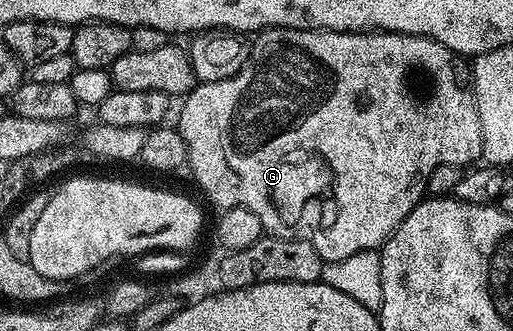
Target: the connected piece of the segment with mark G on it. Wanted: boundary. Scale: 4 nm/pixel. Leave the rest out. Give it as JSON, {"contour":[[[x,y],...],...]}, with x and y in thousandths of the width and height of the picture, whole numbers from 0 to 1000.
{"contour":[[[519,85],[499,100],[495,121],[501,124],[491,124],[485,184],[470,202],[466,224],[458,224],[450,236],[435,236],[427,248],[386,251],[376,275],[359,293],[357,311],[361,317],[353,326],[349,396],[357,429],[365,441],[365,465],[368,468],[365,486],[366,517],[376,517],[376,532],[384,541],[386,562],[400,577],[402,598],[423,625],[423,634],[441,628],[480,628],[489,634],[489,647],[503,653],[511,692],[522,710],[559,719],[561,725],[606,731],[606,743],[614,743],[614,755],[624,767],[628,785],[635,792],[659,785],[661,779],[684,779],[684,767],[700,767],[708,755],[741,752],[743,740],[756,725],[758,710],[786,671],[786,659],[793,659],[793,647],[801,647],[801,634],[809,634],[809,622],[830,601],[840,514],[848,514],[848,502],[864,502],[865,495],[914,502],[938,483],[942,417],[938,414],[930,302],[922,290],[918,205],[910,190],[908,172],[893,169],[889,157],[871,151],[871,139],[864,139],[830,109],[795,109],[789,97],[643,97],[622,85]]]}

